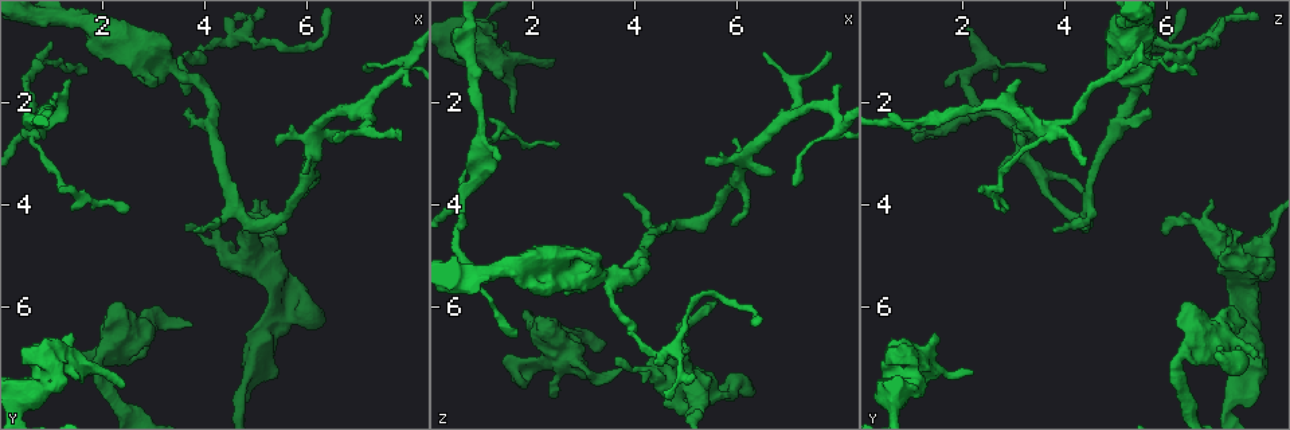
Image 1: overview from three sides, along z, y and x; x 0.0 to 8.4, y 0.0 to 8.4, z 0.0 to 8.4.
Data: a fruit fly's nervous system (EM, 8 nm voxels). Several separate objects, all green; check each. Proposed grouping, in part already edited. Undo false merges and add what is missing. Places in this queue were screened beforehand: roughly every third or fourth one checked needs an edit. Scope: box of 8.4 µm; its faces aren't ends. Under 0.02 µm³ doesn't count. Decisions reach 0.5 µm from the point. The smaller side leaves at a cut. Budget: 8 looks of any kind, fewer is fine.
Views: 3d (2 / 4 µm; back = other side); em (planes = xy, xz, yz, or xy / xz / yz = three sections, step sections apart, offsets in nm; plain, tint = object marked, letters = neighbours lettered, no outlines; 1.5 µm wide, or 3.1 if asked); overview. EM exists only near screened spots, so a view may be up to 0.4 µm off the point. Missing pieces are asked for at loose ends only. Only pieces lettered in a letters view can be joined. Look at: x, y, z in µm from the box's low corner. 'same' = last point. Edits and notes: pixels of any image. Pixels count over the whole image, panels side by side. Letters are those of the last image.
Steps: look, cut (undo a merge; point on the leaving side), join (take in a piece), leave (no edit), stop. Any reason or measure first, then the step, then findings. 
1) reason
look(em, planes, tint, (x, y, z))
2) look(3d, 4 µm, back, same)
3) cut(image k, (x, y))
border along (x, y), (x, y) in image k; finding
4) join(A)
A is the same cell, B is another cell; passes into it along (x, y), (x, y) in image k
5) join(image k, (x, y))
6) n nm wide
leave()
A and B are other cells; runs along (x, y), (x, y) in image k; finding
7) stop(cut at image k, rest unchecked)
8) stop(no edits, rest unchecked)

tapers out
look(3d, 4 µm, (2.40, 7.50, 1.20))

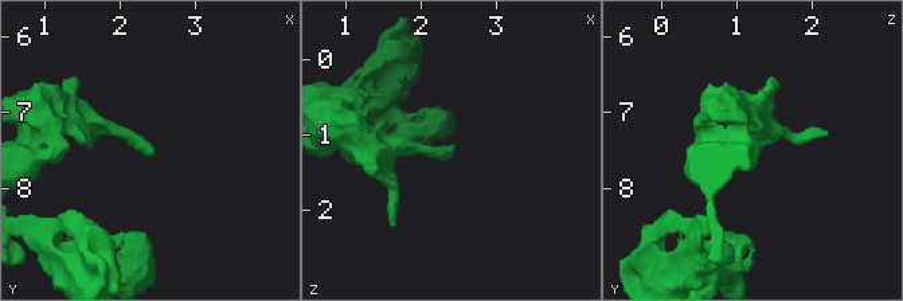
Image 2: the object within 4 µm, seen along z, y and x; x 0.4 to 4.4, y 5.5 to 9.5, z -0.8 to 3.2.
look(em, planes, letters, (2.40, 7.50, 1.15))

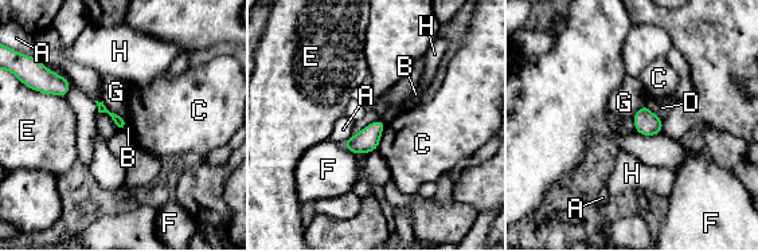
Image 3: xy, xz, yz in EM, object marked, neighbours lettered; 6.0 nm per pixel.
leave()
A, B, C, D, E, F, G and H are other cells; border along (102, 101), (110, 112), (125, 120) in image 3; none of them fits

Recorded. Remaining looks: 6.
thin end
look(em, planes, letters, (1.40, 1.60, 3.10))

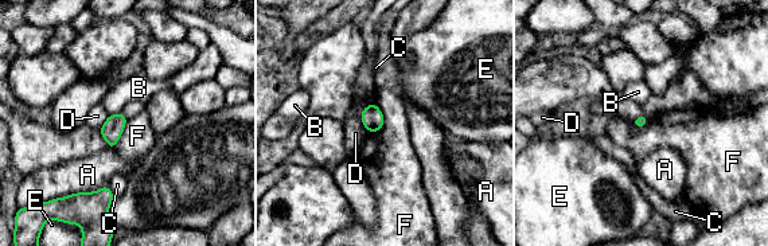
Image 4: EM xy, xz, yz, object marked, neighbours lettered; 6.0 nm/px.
leave()
A, B, C, D, E and F are other cells; border along (373, 102), (384, 125), (370, 133) in image 4; none of them fits

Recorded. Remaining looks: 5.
an open end
look(3d, 4 µm, back, (1.70, 1.45, 6.60))

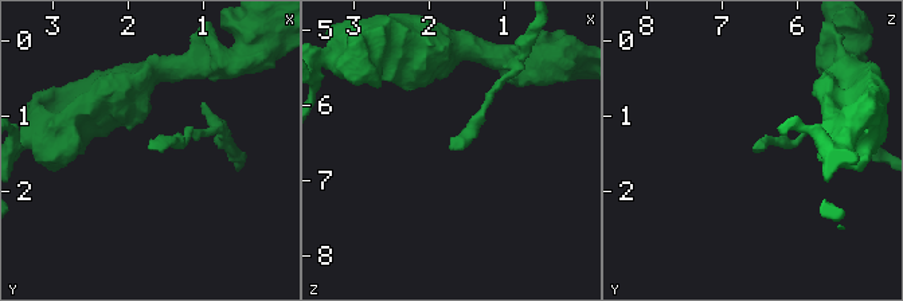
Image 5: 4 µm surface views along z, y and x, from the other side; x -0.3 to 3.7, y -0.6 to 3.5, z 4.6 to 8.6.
now the EM
look(em, xz, step 8, tint, (1.65, 1.40, 6.60))

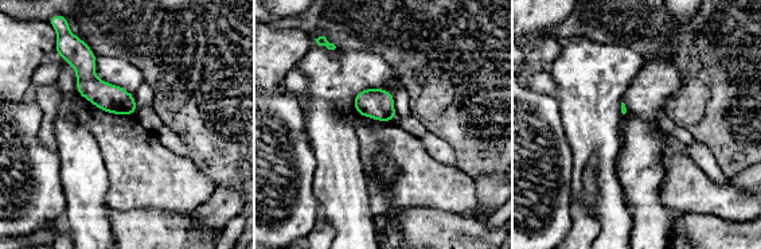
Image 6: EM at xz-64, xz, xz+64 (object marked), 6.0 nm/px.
look(em, planes, letters, same)

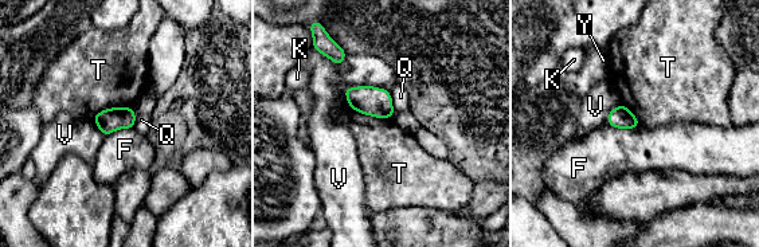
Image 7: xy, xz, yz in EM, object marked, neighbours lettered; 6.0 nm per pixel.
leave()
F, K, Q, T, V and Y are other cells; no lettered piece goes on from it

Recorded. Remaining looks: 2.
stop(no edits, rest unchecked)

